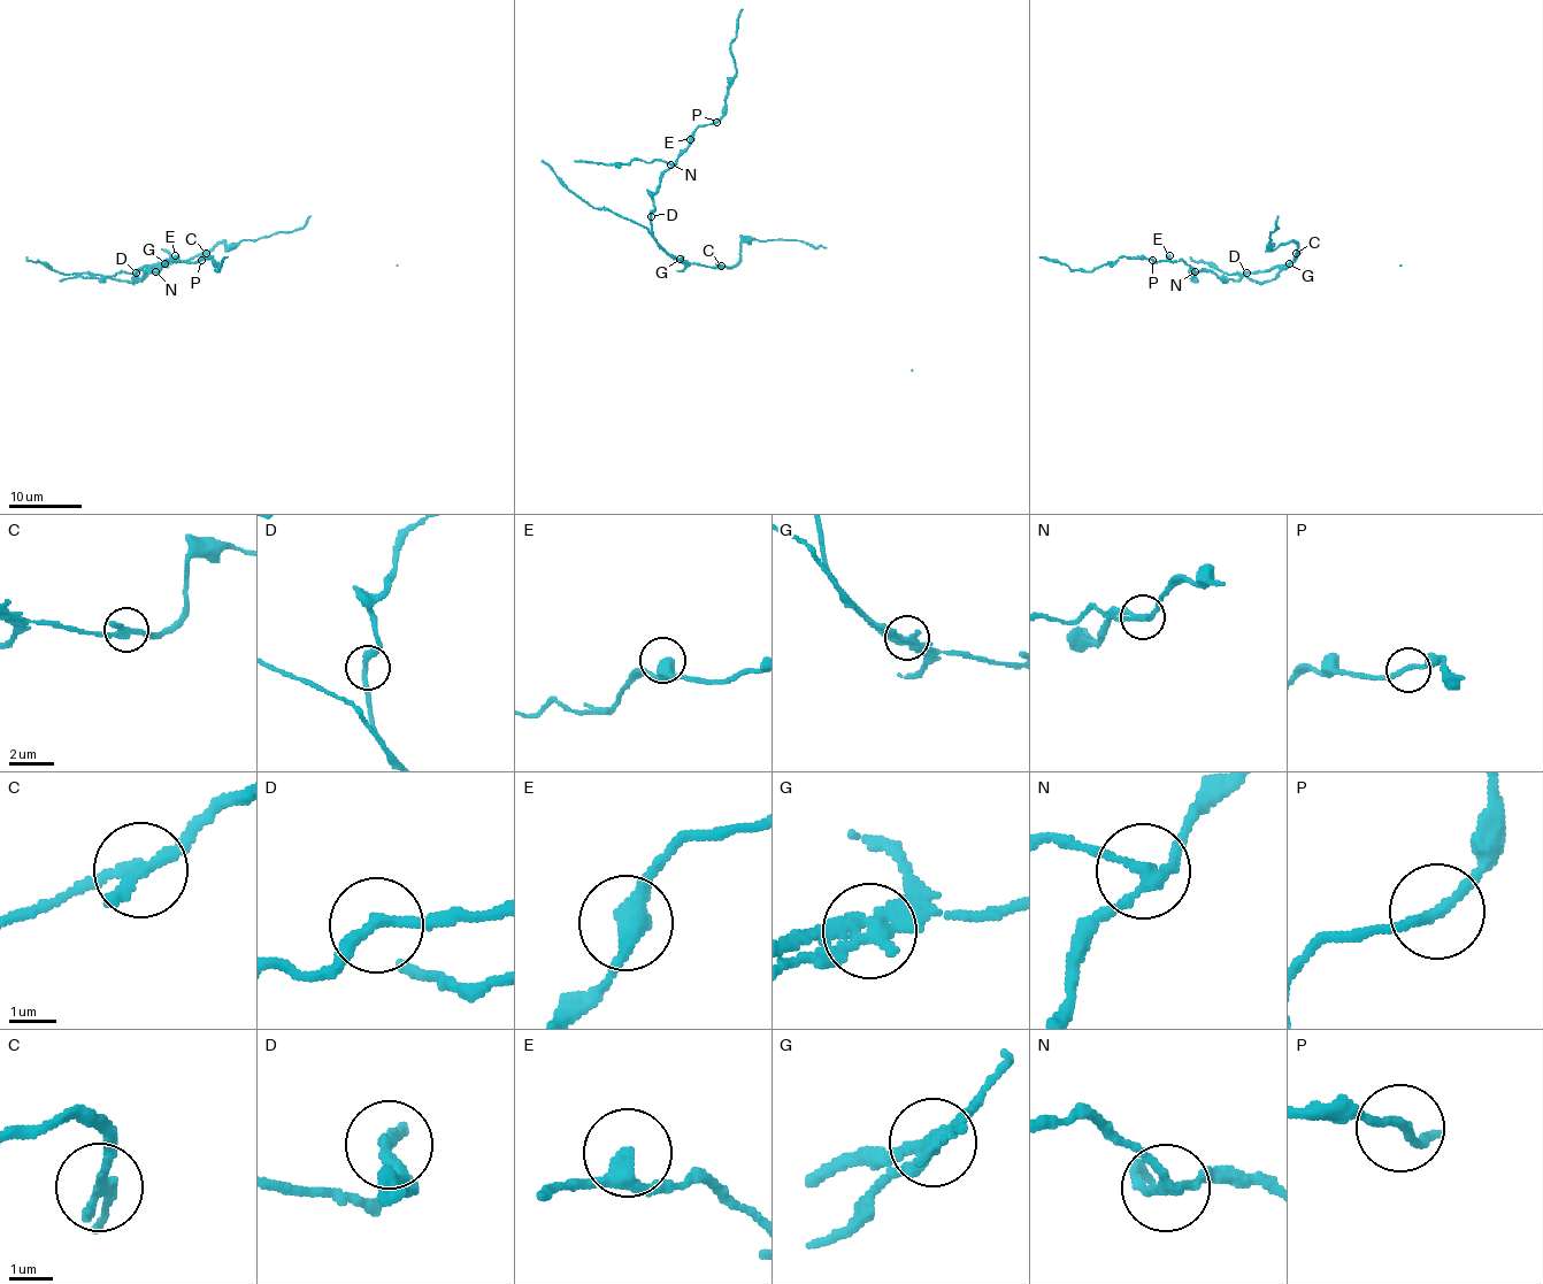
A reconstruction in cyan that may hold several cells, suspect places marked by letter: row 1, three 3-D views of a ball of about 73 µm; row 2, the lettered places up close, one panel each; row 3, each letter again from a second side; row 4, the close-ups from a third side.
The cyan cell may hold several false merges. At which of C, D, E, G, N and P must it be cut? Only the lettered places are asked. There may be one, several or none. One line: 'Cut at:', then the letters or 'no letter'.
Cut at: C, G, N

